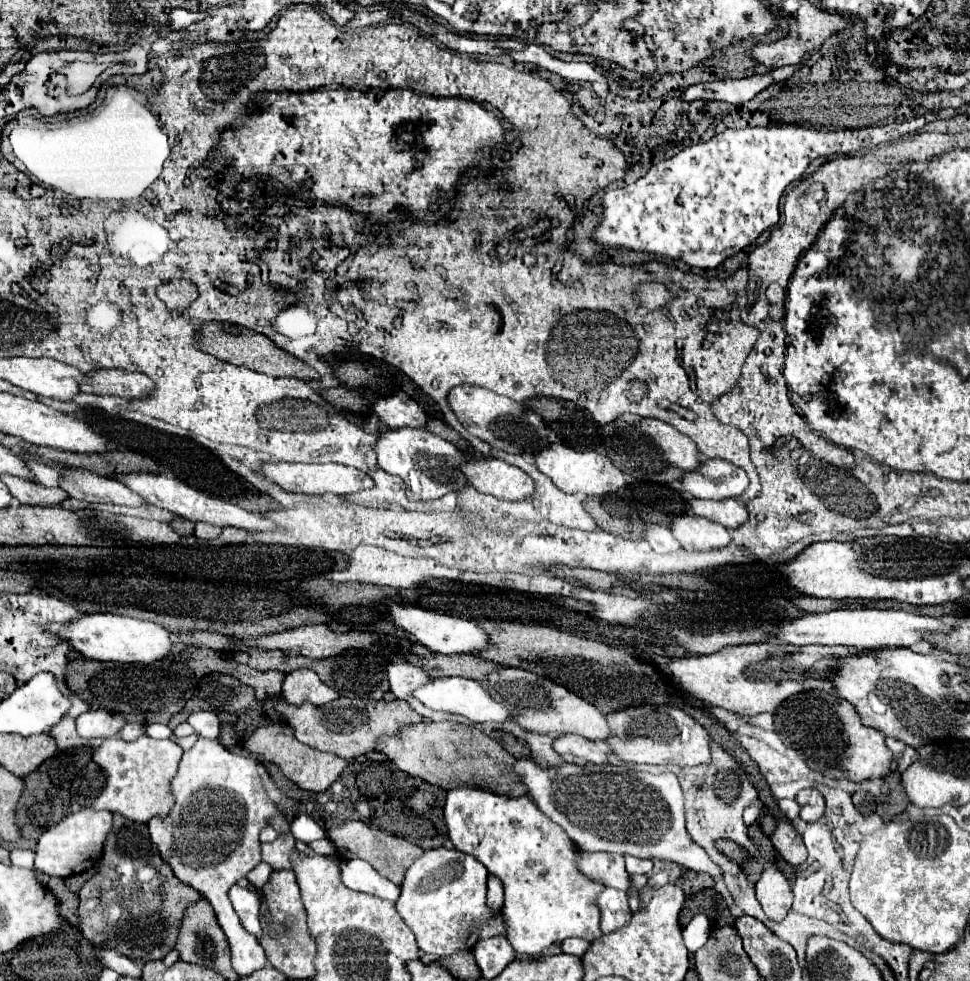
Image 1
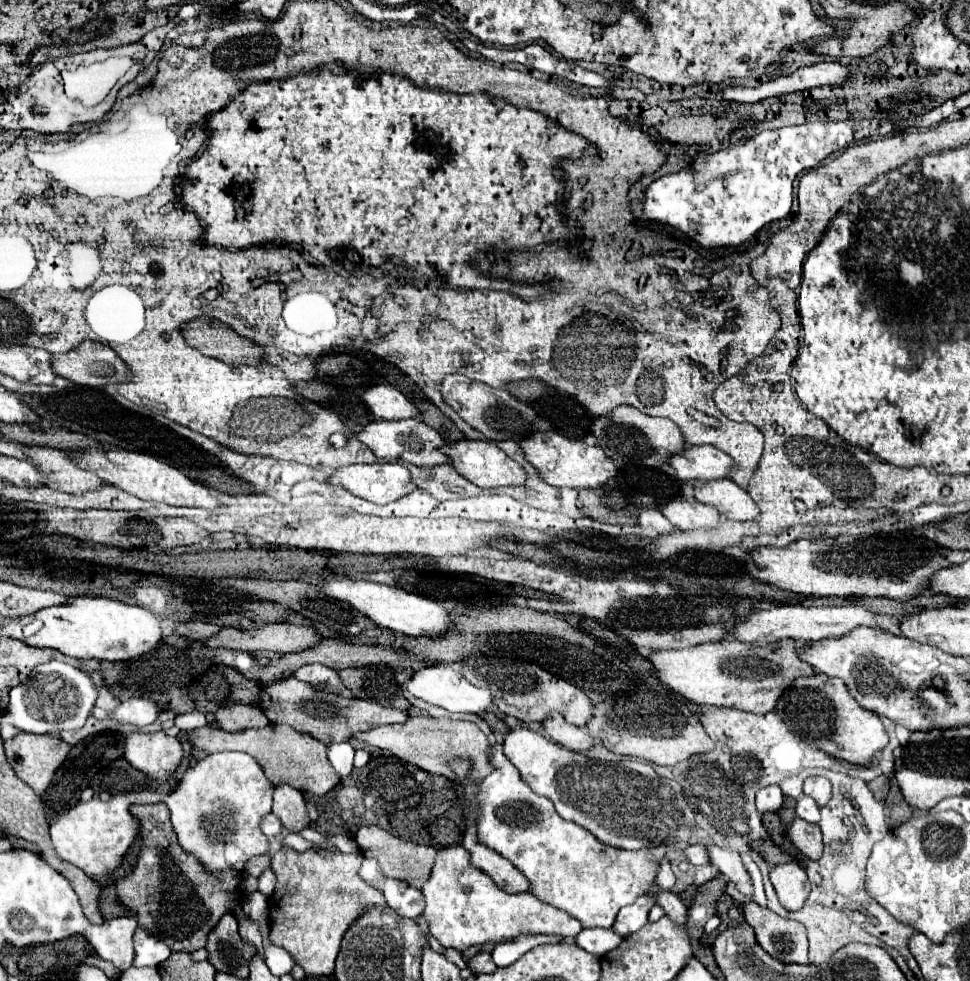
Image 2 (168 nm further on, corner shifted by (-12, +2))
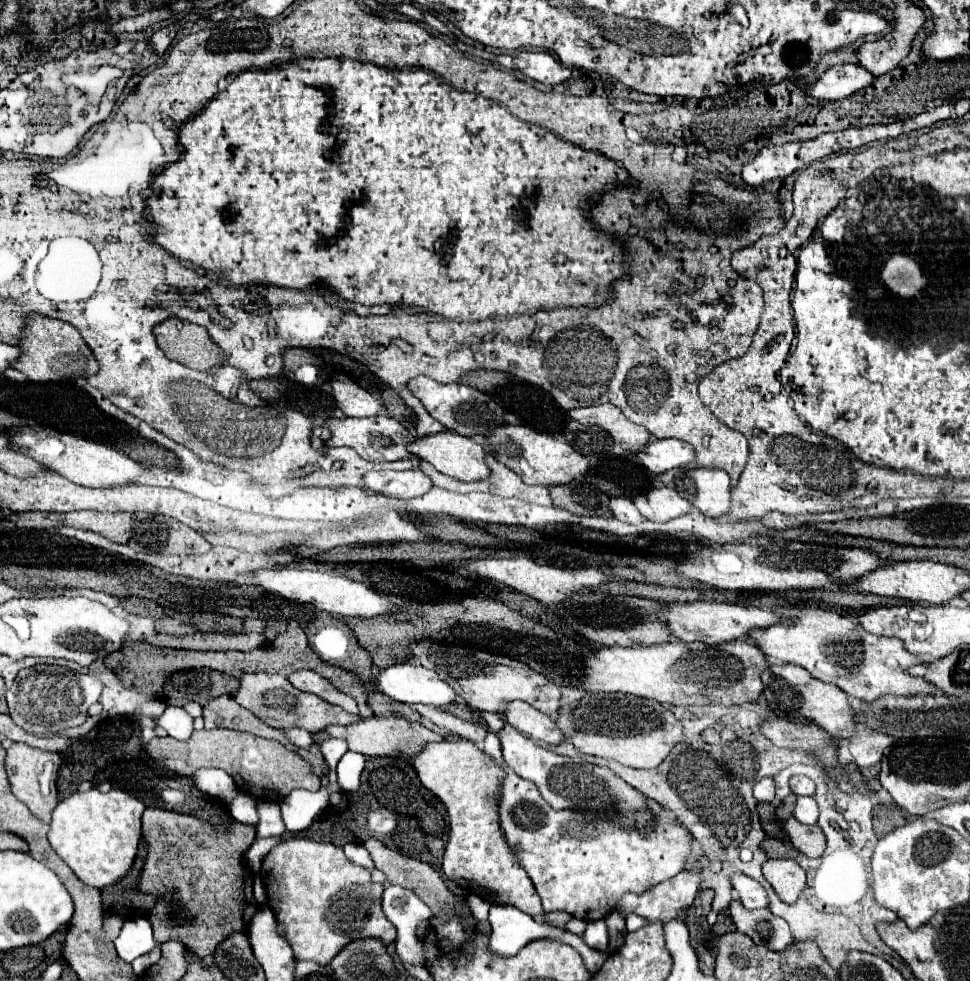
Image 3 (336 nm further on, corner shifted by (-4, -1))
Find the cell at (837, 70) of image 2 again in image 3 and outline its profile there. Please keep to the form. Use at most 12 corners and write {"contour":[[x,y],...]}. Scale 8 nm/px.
{"contour":[[834,65],[804,85],[814,99],[836,101],[872,81],[858,65]]}

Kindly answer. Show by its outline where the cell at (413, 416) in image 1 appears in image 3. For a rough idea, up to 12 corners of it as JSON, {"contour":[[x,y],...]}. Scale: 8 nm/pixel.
{"contour":[[332,381],[346,417],[384,413],[382,399],[348,381]]}

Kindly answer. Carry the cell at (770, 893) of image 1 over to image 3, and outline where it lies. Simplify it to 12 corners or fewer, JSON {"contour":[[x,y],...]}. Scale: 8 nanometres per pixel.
{"contour":[[768,859],[766,881],[792,905],[806,887],[806,873],[794,859]]}

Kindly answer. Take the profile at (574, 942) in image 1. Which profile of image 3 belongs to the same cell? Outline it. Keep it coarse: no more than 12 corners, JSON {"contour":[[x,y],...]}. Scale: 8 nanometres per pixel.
{"contour":[[604,919],[588,923],[582,939],[590,949],[608,951]]}

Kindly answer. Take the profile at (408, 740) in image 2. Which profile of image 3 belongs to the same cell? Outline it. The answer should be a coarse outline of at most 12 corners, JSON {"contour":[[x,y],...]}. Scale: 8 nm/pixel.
{"contour":[[402,717],[326,727],[362,755],[414,759],[448,737]]}

